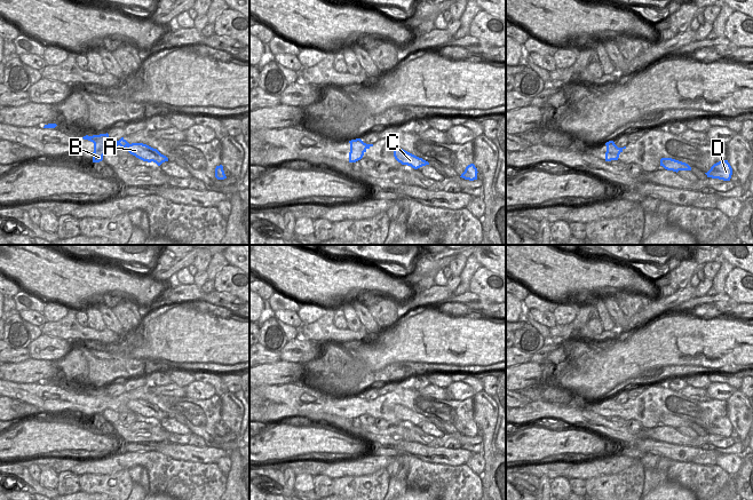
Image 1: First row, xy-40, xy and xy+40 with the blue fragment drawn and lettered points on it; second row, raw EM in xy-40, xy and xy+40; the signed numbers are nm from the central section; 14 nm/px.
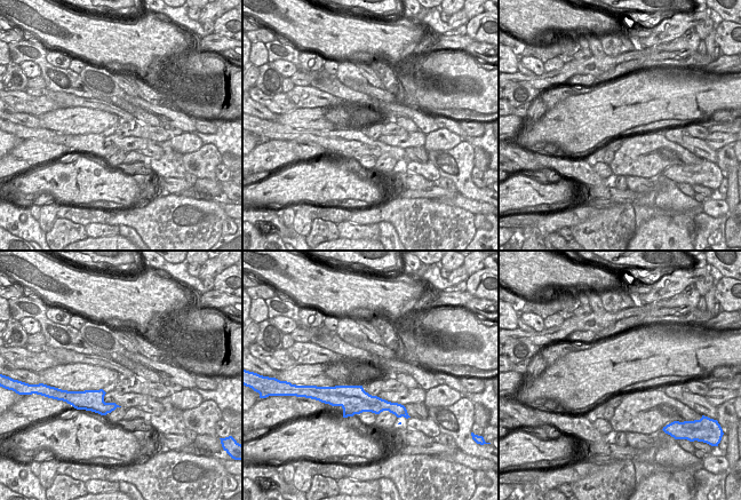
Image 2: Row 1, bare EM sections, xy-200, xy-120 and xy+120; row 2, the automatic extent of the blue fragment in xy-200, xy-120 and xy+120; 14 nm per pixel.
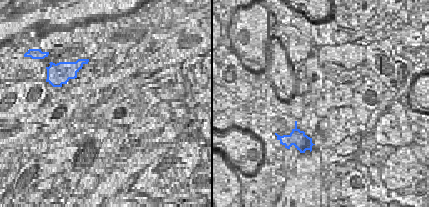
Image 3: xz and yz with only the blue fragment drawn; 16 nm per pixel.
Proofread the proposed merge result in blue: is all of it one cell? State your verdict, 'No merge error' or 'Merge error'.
No merge error.

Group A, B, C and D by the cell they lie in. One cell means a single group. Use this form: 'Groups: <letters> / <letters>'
Groups: A B C D.

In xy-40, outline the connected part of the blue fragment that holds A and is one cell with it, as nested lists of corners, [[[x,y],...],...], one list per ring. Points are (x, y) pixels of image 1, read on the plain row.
[[[108,389],[93,392],[86,391],[81,395],[88,396],[94,399],[93,419],[102,418],[103,412],[118,402],[126,404],[130,411],[143,418],[153,418],[158,422],[160,422],[165,418],[168,418],[168,414],[161,411],[157,405],[153,405],[143,399],[129,400],[124,394],[121,394],[119,397],[111,397]]]

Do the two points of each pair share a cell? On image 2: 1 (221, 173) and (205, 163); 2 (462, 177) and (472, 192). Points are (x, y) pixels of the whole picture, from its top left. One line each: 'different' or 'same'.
1: different
2: same

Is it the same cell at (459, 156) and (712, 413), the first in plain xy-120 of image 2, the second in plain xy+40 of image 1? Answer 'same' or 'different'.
same

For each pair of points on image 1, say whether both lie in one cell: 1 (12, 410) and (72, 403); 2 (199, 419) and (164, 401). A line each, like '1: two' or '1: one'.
1: two
2: one

